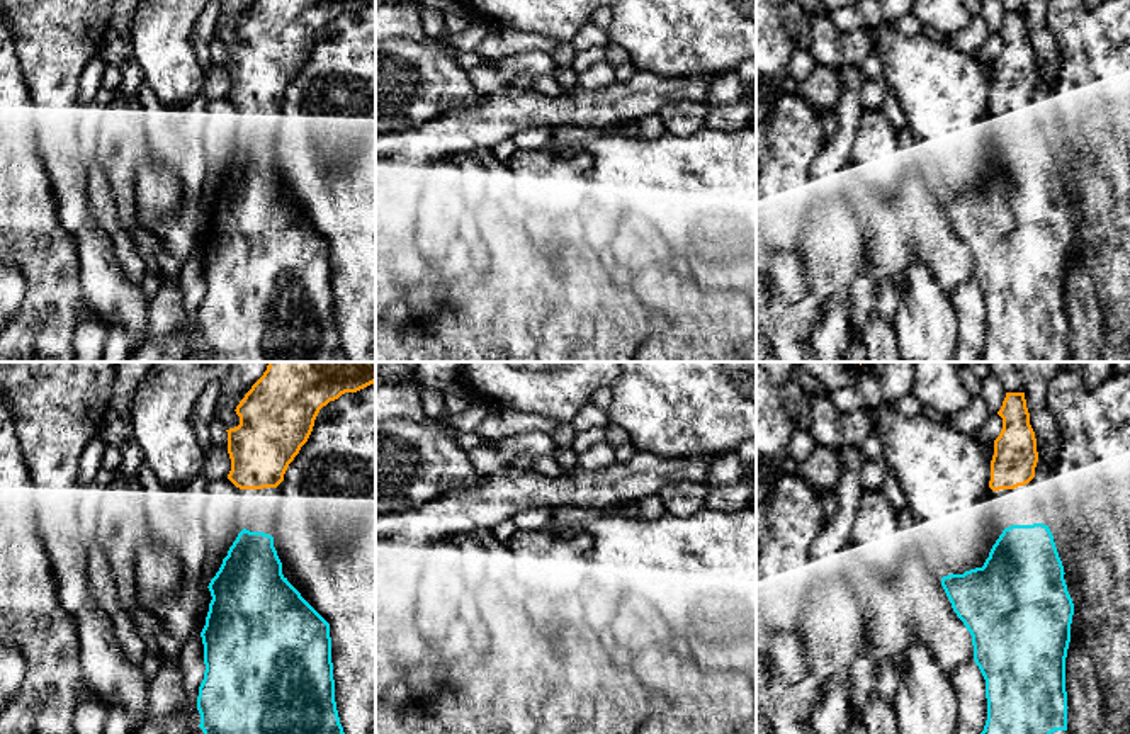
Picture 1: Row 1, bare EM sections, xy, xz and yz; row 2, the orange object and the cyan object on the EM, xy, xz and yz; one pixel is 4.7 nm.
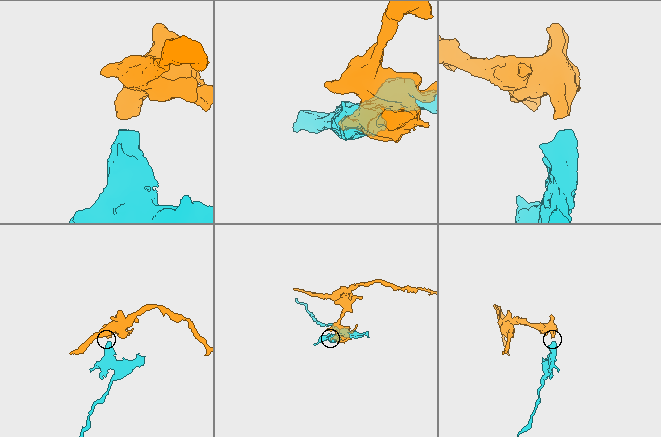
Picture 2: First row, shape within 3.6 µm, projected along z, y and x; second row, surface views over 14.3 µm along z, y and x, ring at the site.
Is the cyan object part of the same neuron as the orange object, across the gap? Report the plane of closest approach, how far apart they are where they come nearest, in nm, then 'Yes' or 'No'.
Closest in yz. Distance 180 nm. Yes

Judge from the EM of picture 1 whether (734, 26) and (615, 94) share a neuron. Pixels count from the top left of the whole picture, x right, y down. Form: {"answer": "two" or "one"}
{"answer": "two"}

